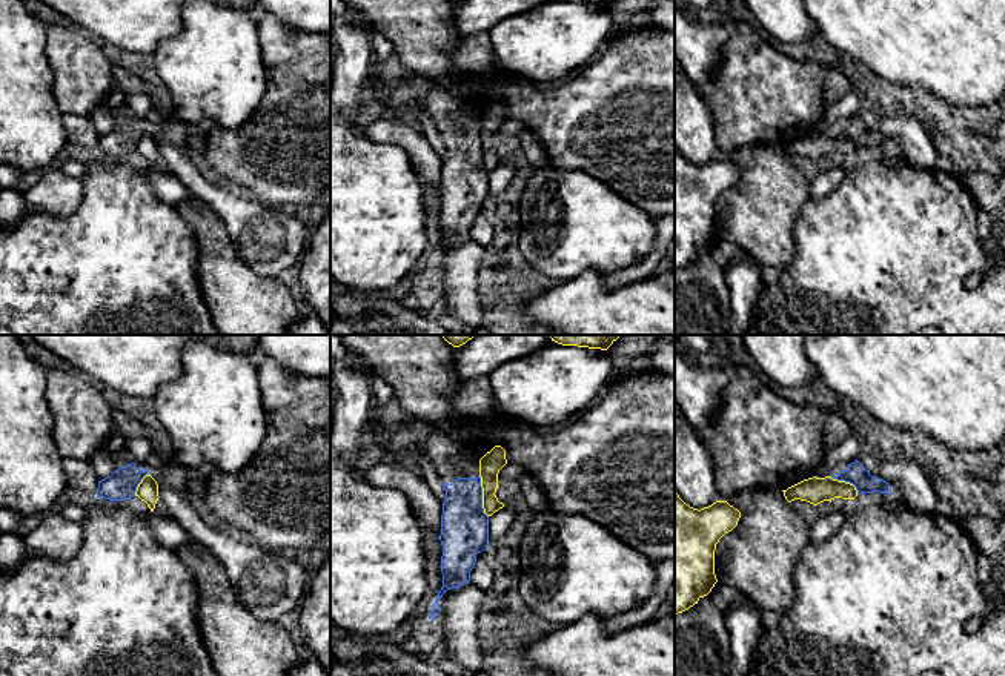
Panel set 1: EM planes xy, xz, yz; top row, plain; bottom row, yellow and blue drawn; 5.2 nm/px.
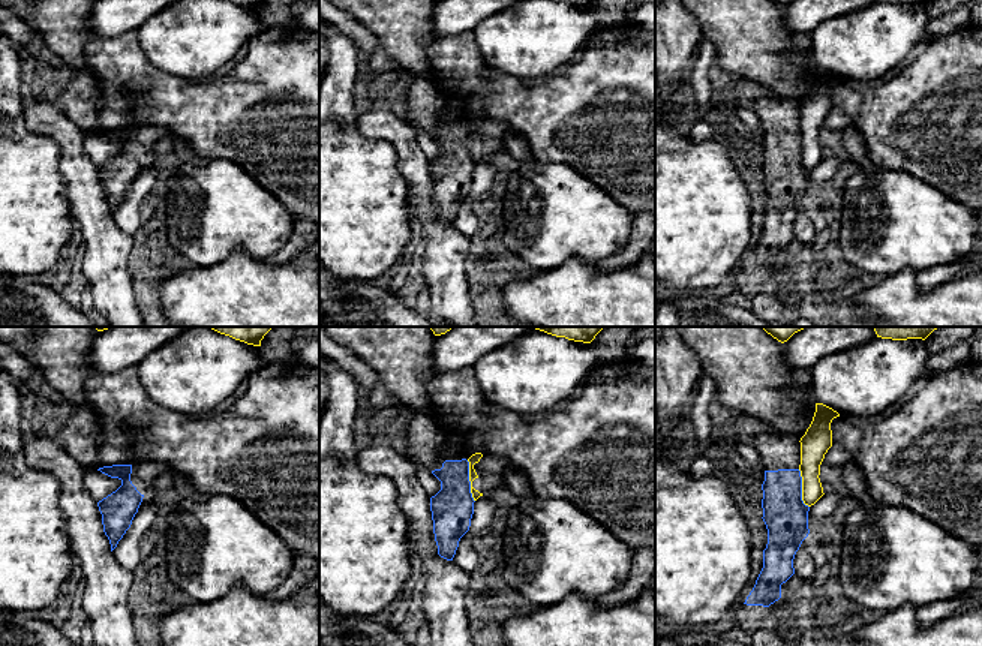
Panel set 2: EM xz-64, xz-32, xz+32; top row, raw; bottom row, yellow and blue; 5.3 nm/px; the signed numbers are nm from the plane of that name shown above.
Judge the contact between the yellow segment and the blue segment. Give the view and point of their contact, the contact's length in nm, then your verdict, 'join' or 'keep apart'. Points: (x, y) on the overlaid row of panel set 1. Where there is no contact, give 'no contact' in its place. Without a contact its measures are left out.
xz (483, 497) | 220 nm | keep apart

